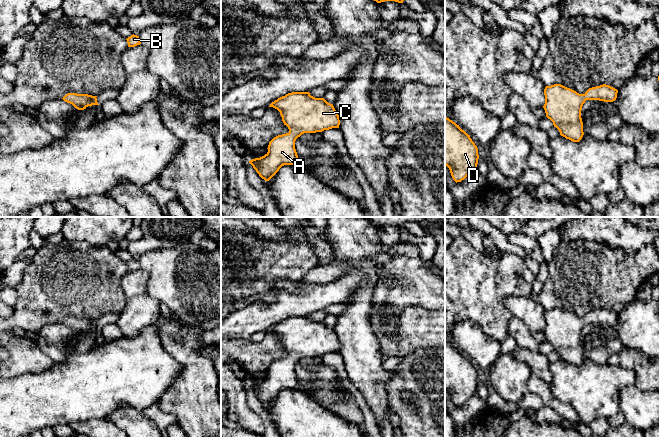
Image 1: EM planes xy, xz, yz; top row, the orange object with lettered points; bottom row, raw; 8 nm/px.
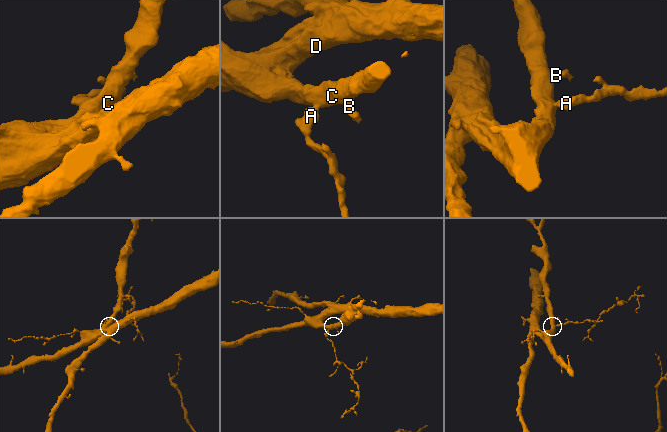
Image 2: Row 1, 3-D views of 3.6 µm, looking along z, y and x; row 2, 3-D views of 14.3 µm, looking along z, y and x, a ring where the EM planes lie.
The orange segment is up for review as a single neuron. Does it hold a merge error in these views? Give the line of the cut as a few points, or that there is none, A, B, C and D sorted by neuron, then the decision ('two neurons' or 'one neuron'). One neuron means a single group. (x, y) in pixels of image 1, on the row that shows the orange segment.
cut none; groups A B C D; one neuron

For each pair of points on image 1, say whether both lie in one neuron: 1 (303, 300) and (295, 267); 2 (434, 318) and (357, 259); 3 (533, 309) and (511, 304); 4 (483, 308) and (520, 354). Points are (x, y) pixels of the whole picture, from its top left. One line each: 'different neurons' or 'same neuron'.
1: different neurons
2: different neurons
3: same neuron
4: different neurons

